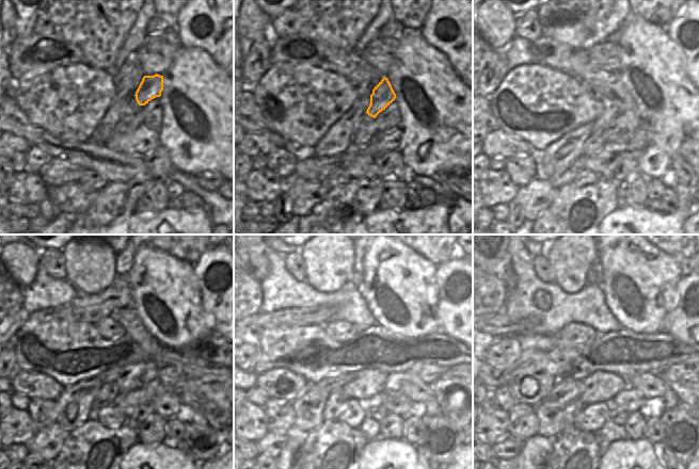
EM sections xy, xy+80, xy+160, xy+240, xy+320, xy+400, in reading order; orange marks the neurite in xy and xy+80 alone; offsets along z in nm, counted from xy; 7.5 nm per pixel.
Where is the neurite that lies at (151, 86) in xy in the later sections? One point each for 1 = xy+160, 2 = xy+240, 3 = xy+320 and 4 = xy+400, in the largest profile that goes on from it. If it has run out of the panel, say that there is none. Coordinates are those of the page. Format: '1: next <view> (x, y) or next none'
1: next xy+160 (599, 126)
2: next xy+240 (111, 375)
3: next xy+320 (336, 383)
4: next xy+400 (565, 390)

